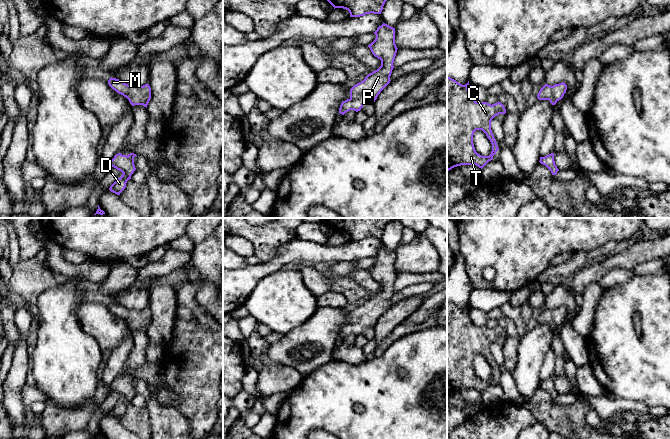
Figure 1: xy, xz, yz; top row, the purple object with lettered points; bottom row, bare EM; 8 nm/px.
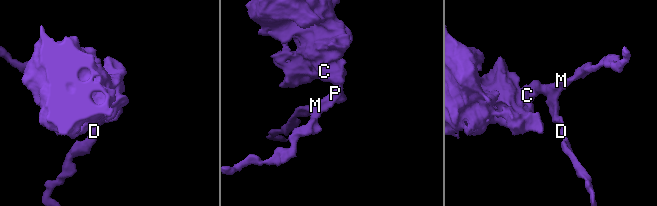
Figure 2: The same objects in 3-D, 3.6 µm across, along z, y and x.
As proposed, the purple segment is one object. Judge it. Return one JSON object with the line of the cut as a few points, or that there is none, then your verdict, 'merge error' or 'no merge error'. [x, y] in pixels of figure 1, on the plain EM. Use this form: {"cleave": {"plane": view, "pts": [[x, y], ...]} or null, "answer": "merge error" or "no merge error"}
{"cleave": null, "answer": "no merge error"}

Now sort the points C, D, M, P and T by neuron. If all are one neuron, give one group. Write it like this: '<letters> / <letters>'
C D M P T

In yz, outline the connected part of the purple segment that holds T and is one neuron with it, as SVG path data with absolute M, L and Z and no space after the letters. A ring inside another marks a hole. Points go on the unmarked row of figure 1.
M447 301L447 396L461 389L476 389L482 393L499 374L491 354L491 345L495 340L505 338L506 333L499 325L492 329L487 326L476 326L471 321L468 310L469 305L462 309ZM476 354L482 354L490 364L492 375L489 380L482 380L476 376L473 368Z

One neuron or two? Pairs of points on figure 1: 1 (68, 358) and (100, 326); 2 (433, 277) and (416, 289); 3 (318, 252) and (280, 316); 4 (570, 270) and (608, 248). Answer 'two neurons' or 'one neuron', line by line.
1: two neurons
2: two neurons
3: two neurons
4: one neuron

